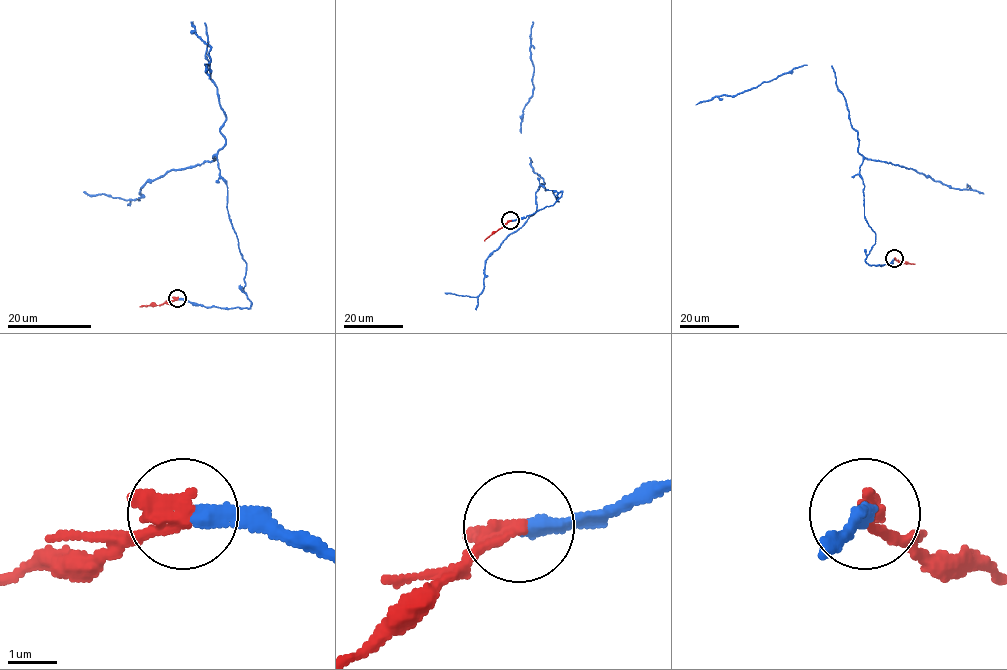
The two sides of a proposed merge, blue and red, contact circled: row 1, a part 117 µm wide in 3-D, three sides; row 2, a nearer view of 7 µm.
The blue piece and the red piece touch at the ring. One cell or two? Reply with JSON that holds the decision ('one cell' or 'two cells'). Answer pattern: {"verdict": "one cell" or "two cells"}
{"verdict": "two cells"}

